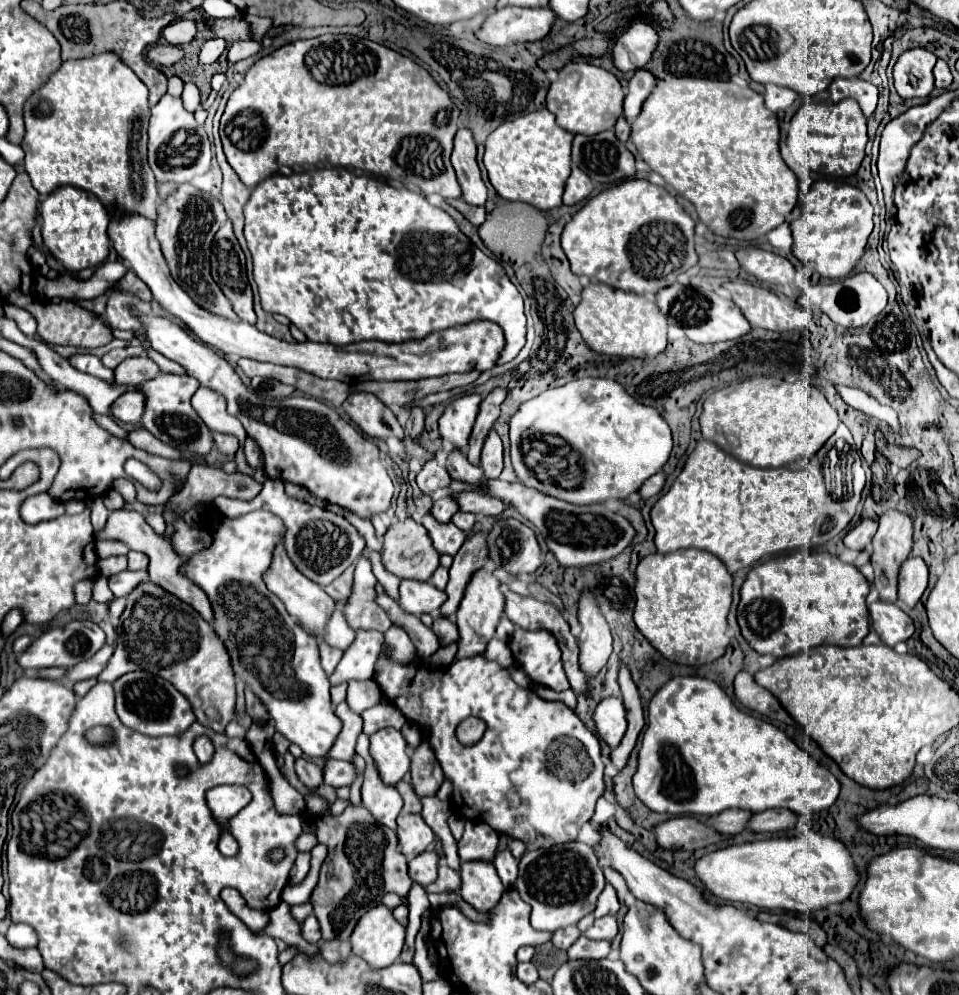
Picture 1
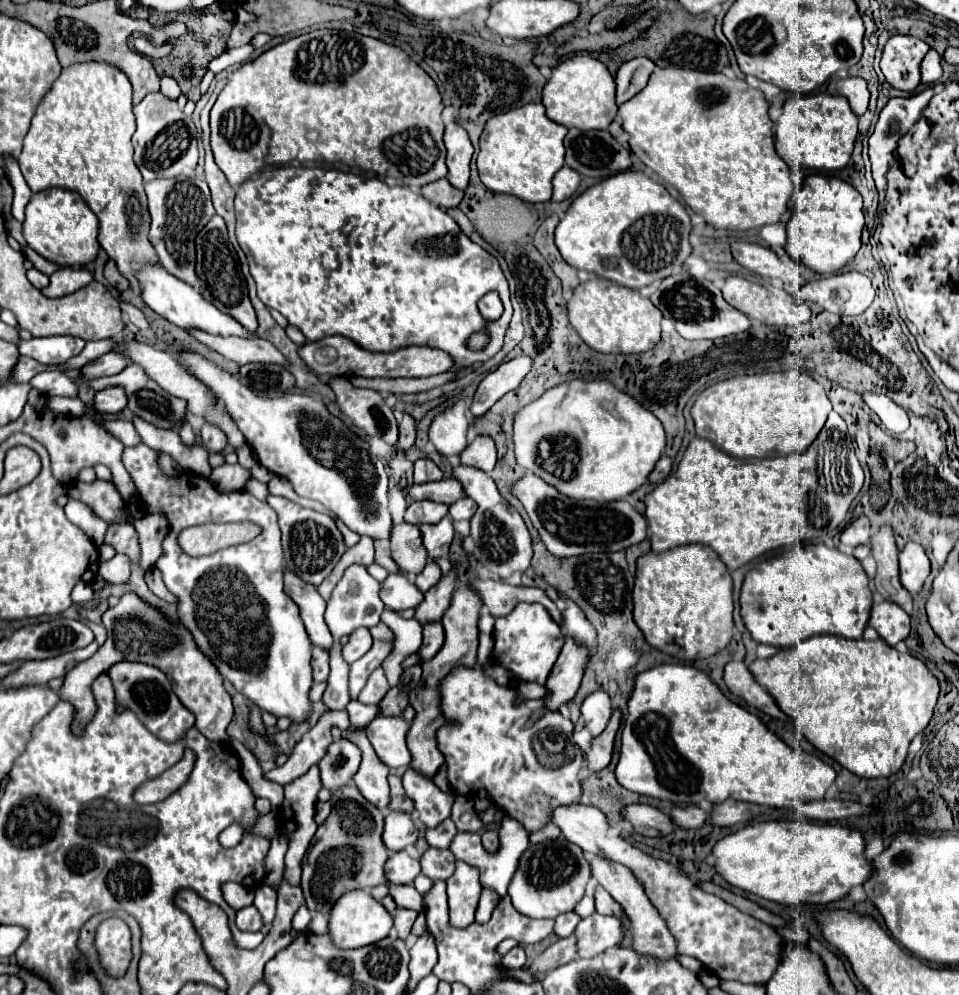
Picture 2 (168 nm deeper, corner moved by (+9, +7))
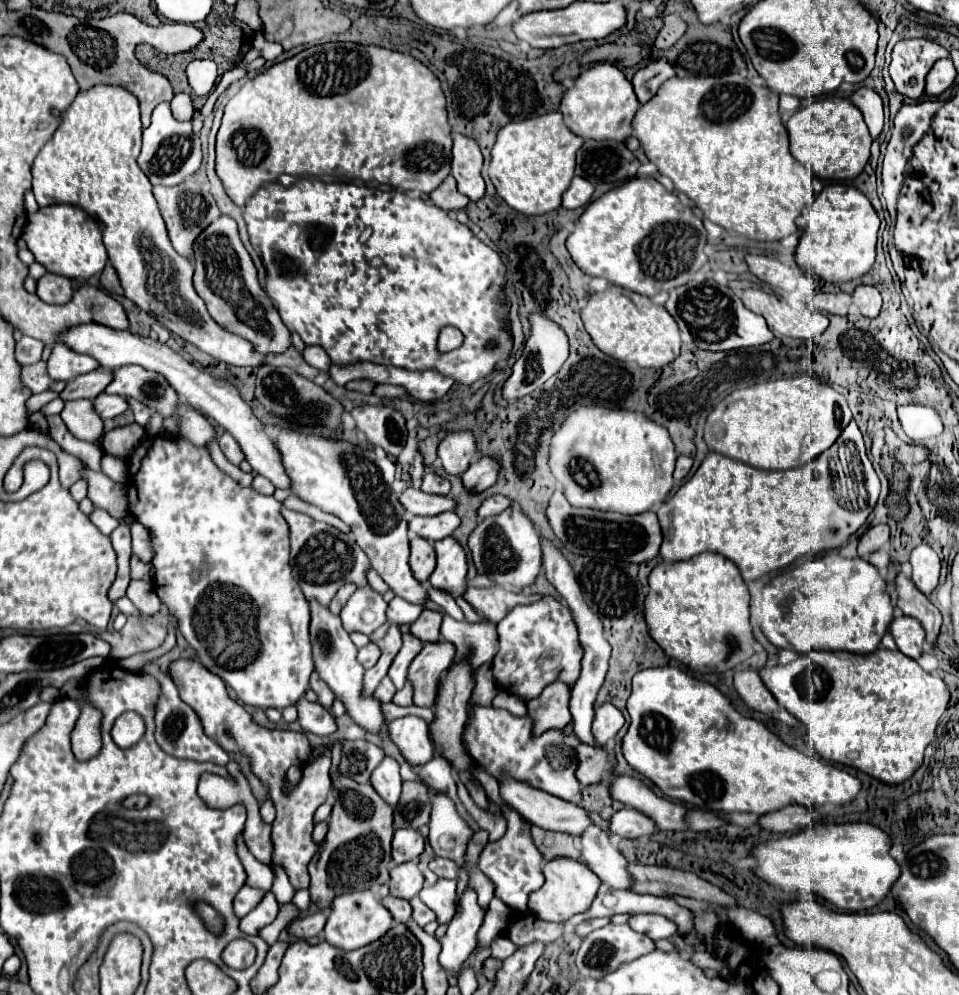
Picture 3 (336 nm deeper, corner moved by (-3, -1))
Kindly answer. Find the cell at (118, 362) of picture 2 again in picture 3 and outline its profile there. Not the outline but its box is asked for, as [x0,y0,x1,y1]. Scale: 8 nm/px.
[60,367,112,401]

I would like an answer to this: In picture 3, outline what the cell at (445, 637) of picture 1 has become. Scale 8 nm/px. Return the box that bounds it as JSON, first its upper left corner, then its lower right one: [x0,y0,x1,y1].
[408,641,456,707]

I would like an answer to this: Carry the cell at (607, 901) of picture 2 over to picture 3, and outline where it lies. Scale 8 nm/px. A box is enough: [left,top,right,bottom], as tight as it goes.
[628,915,676,941]

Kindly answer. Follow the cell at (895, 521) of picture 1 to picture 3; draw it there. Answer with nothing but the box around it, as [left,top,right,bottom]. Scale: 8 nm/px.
[896,573,942,647]

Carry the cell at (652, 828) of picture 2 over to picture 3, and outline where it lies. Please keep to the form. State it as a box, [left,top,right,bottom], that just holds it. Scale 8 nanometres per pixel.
[610,809,654,837]

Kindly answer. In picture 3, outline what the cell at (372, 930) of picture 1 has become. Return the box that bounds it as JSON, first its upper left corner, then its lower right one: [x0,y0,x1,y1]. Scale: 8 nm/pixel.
[324,891,394,951]

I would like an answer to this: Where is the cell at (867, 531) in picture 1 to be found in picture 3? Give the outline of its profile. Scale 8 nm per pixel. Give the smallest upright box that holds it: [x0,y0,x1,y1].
[858,523,890,557]

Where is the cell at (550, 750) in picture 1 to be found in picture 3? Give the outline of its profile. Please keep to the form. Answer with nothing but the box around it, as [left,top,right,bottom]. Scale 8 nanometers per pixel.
[464,707,580,803]

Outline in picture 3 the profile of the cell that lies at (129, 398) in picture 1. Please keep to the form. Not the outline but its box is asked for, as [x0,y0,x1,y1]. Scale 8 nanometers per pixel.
[94,393,128,419]

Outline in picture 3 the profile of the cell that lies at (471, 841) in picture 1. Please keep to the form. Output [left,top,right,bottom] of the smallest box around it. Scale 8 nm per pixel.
[478,805,544,913]

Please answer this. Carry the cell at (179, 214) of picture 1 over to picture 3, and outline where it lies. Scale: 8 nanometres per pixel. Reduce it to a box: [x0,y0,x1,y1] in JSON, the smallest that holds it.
[154,179,220,257]

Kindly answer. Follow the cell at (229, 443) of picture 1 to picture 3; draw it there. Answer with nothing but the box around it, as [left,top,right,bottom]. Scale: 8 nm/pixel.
[218,433,244,465]

